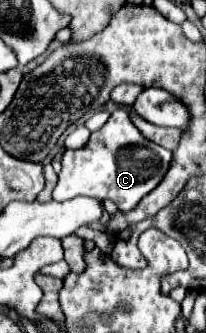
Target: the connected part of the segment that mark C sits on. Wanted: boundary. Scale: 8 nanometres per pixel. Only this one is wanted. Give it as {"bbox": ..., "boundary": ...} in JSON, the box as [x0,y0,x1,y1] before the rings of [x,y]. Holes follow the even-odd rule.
{"bbox":[54,108,172,212],"boundary":[[[118,108],[112,112],[108,122],[92,132],[88,144],[82,150],[66,150],[62,156],[62,172],[58,174],[58,184],[54,188],[54,200],[68,200],[76,196],[92,196],[98,200],[114,200],[118,210],[128,212],[132,210],[148,192],[152,192],[160,180],[164,178],[168,164],[172,160],[172,152],[158,146],[150,144],[138,128],[130,122],[128,112],[124,108]],[[148,144],[150,148],[142,148]],[[120,150],[126,150],[124,156],[120,156]]]}

